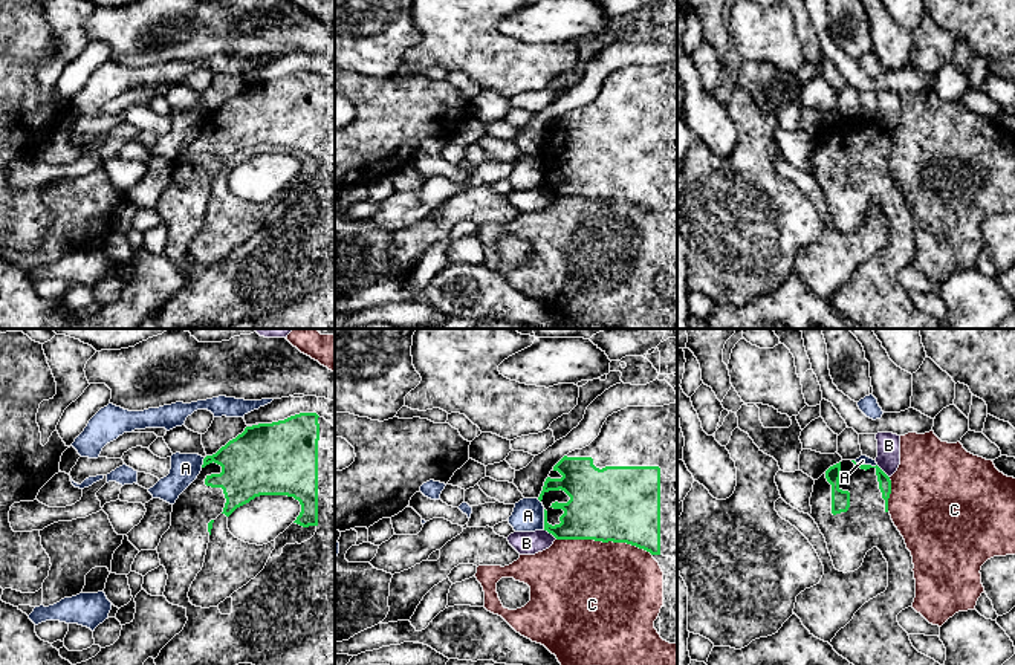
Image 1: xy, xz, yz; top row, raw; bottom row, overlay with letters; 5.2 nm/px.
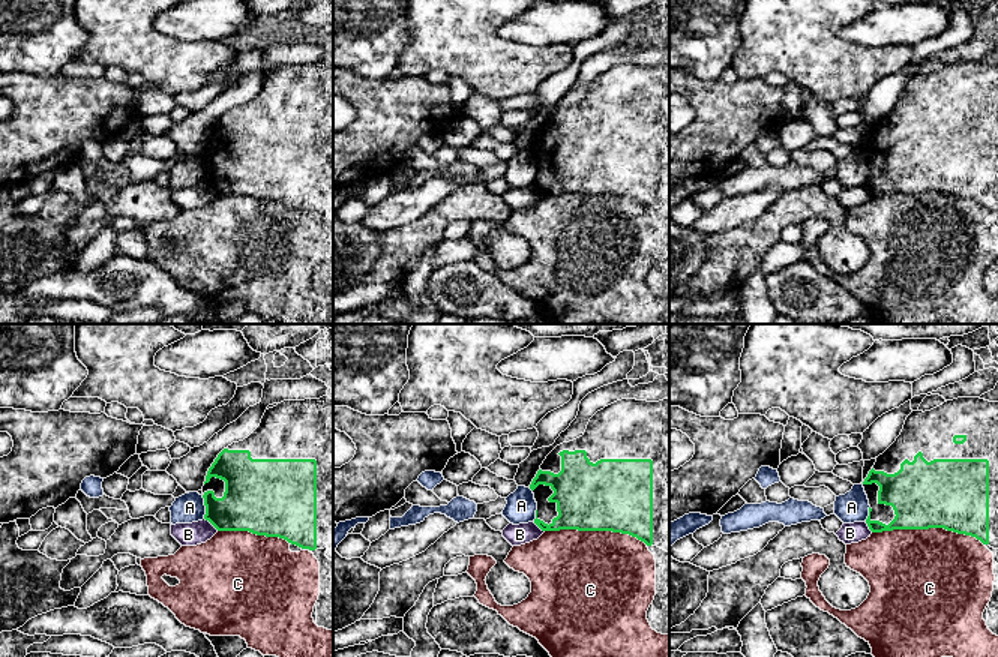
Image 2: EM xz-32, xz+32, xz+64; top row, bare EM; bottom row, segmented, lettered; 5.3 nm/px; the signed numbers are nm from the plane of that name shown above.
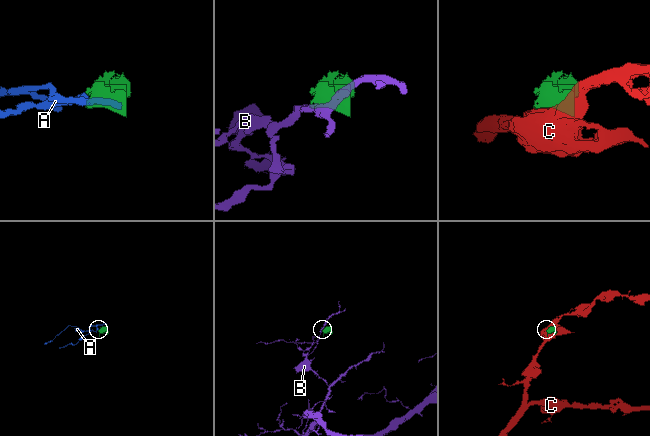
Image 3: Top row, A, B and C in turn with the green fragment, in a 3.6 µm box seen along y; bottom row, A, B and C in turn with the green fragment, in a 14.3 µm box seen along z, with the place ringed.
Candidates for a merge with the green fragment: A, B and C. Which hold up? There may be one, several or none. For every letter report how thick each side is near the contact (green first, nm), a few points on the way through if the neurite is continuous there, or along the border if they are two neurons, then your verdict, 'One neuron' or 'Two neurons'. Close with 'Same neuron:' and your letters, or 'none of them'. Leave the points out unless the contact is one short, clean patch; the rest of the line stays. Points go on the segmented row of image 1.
A: Thickness 70 nm (green) against 50 nm. Boundary: yz (853, 460), (862, 465), (876, 465). Two neurons
B: Thickness 280 nm (green) against 130 nm. Boundary: xz (543, 529), (557, 538). Two neurons
C: Thickness 400 nm (green) against 500 nm. Two neurons
Same neuron: none of them

